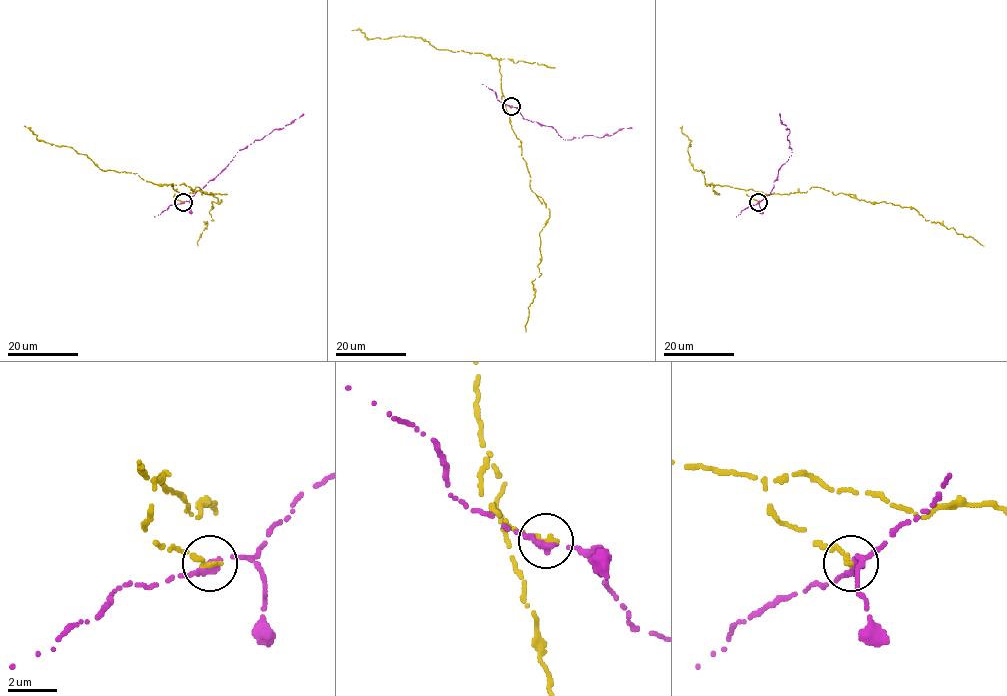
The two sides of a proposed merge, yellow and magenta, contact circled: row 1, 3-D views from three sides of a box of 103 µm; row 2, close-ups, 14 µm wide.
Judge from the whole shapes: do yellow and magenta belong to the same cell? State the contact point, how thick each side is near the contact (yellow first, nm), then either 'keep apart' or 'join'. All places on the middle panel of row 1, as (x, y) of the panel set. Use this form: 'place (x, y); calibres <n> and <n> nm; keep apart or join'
place (511, 106); calibres 320 and 300 nm; keep apart

